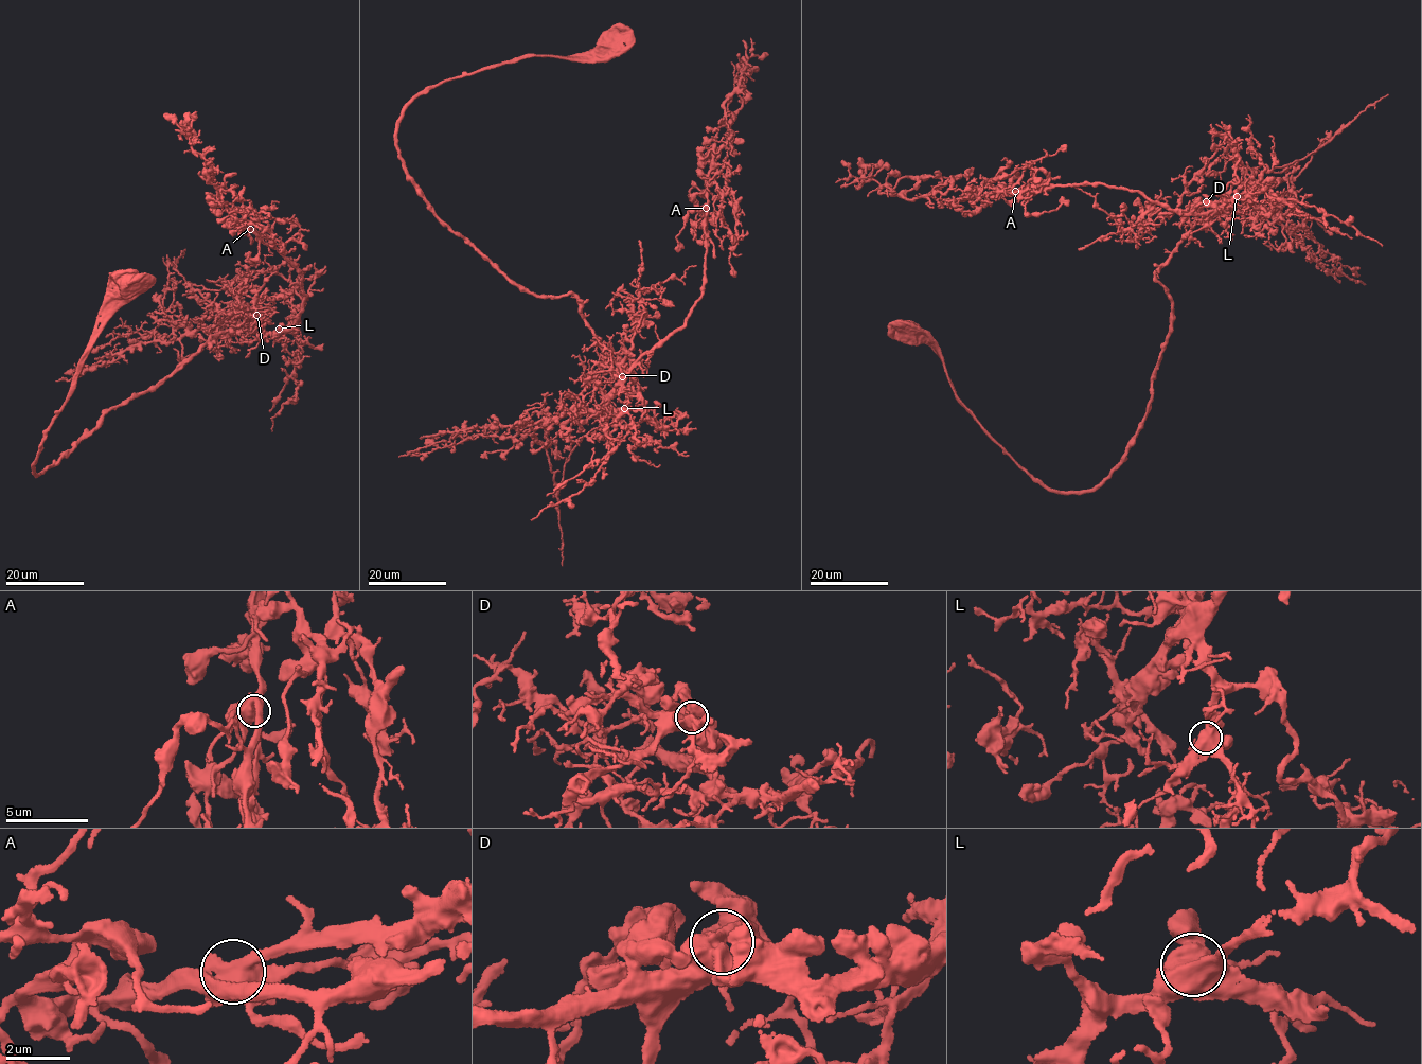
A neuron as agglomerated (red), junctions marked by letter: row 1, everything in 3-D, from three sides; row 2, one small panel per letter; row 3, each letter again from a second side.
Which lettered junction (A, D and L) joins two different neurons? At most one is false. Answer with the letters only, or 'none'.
A

